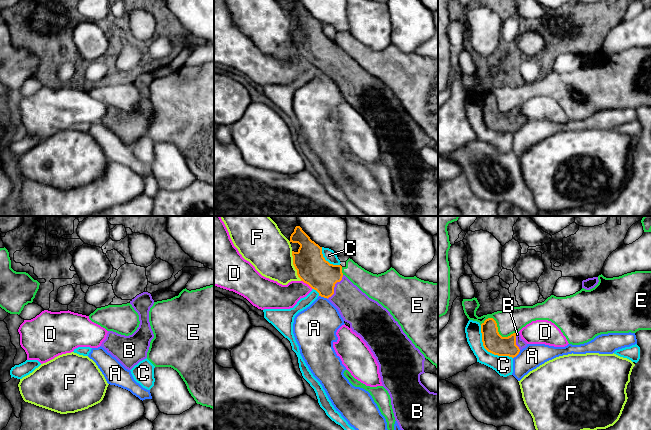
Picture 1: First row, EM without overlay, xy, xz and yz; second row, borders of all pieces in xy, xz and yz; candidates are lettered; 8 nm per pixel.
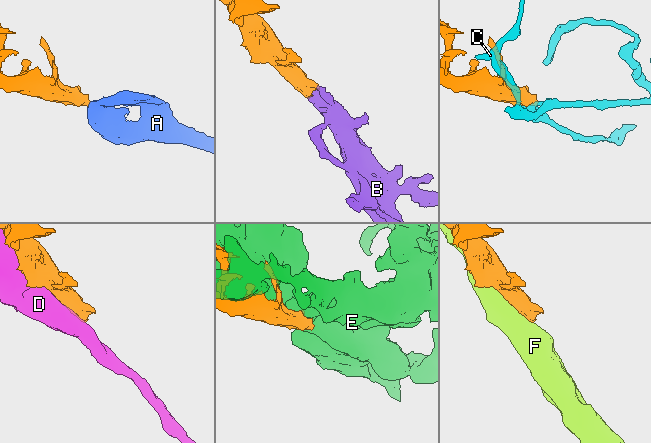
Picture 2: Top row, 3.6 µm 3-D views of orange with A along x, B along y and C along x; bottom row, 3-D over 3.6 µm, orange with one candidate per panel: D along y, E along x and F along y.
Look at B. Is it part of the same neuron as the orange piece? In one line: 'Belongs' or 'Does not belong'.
Belongs

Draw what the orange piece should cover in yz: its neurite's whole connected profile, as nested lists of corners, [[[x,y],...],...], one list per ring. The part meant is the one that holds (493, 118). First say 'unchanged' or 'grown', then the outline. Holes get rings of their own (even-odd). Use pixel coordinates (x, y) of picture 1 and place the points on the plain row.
grown | [[[488,94],[481,100],[481,109],[484,124],[494,131],[514,134],[527,122],[519,108],[502,113],[493,94]]]

